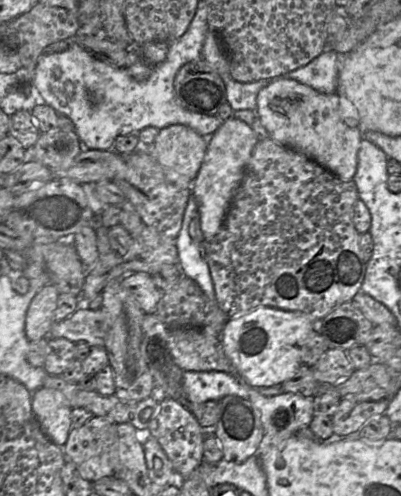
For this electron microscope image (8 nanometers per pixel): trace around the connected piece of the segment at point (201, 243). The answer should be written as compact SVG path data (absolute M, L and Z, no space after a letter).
M190 196L181 230L176 239L179 268L183 276L194 280L210 300L216 300L206 255L207 241L201 230L196 199Z

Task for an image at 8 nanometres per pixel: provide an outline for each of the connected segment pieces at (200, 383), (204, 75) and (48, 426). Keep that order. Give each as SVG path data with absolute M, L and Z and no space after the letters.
M184 371L183 388L190 404L219 401L228 395L249 399L251 395L270 397L283 393L280 386L252 387L237 374L222 371Z
M203 59L188 63L178 71L174 89L179 104L190 112L216 116L220 107L226 103L226 89L221 77Z
M41 387L32 393L32 411L47 438L64 447L71 425L71 406L58 390Z

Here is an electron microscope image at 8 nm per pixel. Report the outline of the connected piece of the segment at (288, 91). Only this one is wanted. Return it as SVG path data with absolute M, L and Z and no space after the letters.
M272 78L271 80L273 81L259 92L255 111L268 131L269 138L302 153L339 177L342 181L352 181L357 171L358 151L364 138L364 132L360 128L360 123L356 127L349 127L342 120L340 95L337 92L323 94L292 79Z

